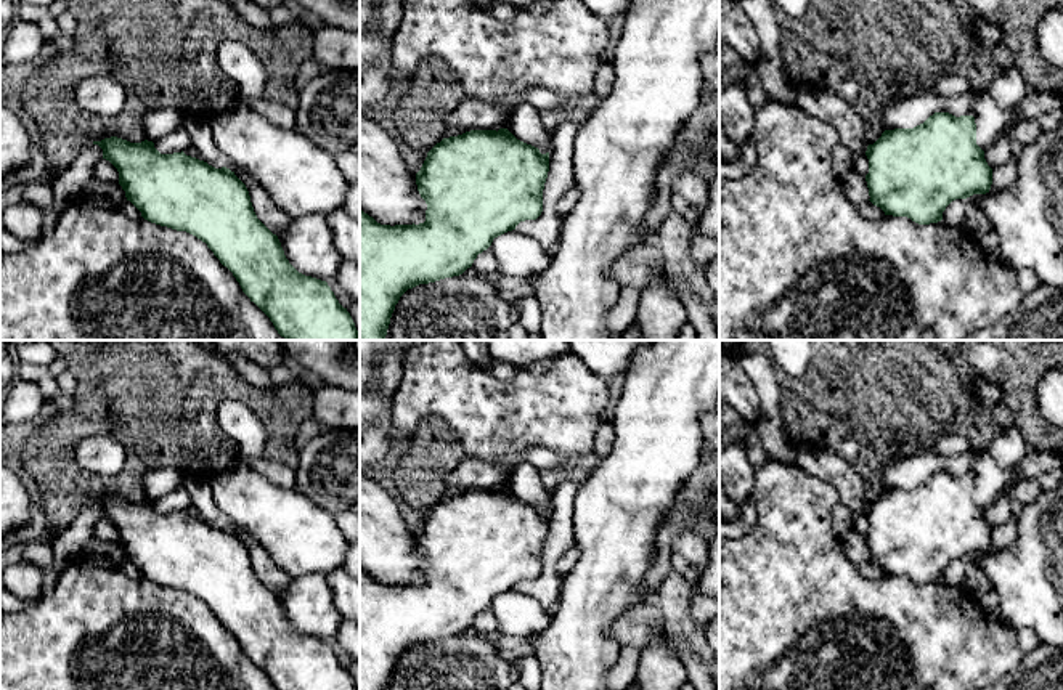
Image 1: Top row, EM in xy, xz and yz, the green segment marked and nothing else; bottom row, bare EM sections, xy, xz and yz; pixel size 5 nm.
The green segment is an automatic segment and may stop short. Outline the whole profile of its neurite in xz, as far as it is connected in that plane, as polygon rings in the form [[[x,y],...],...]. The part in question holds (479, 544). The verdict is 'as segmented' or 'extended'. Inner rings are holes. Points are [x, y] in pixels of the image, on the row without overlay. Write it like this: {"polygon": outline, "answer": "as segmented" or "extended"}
{"polygon": [[[507,488],[470,489],[437,502],[416,533],[417,550],[427,563],[424,582],[381,584],[360,568],[360,690],[387,690],[395,664],[408,648],[462,634],[495,597],[520,581],[536,579],[543,571],[548,531],[549,512],[541,513]]], "answer": "as segmented"}

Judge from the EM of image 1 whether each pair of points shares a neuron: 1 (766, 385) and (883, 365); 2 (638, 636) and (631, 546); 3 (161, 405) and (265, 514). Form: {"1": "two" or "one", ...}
{"1": "two", "2": "two", "3": "two"}

